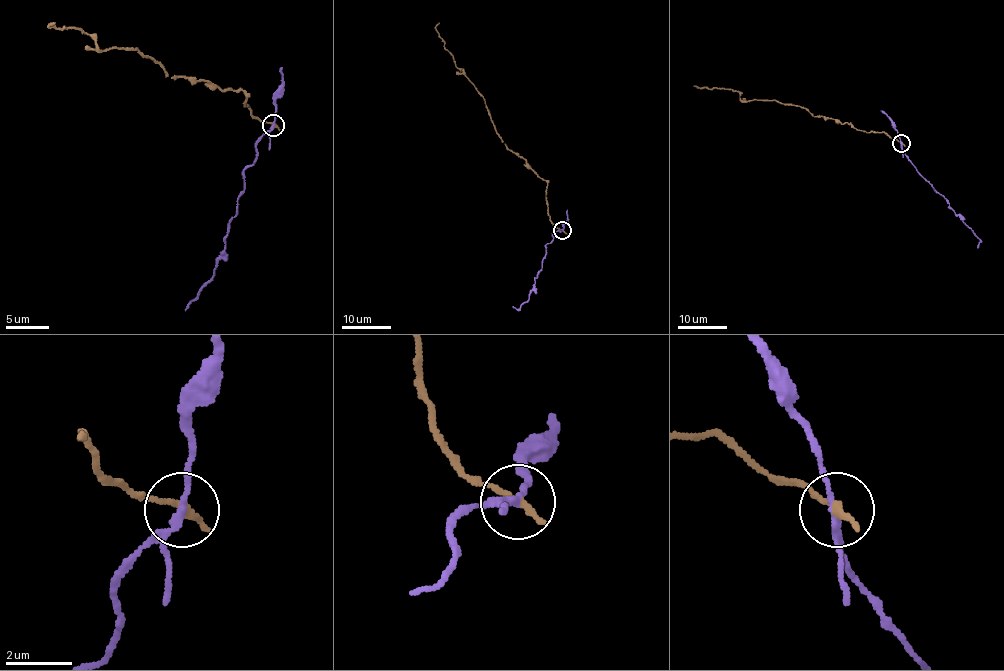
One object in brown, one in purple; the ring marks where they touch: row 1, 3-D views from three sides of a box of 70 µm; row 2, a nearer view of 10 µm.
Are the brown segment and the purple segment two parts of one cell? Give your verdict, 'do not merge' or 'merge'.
do not merge

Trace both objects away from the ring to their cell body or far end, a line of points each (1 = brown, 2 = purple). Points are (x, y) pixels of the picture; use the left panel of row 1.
1: (274, 125), (243, 106), (241, 90), (171, 77), (135, 49), (100, 49), (80, 30), (48, 27), (54, 23)
2: (274, 125), (258, 143), (256, 160), (243, 173), (237, 214), (228, 225), (226, 249), (215, 273), (185, 310)

